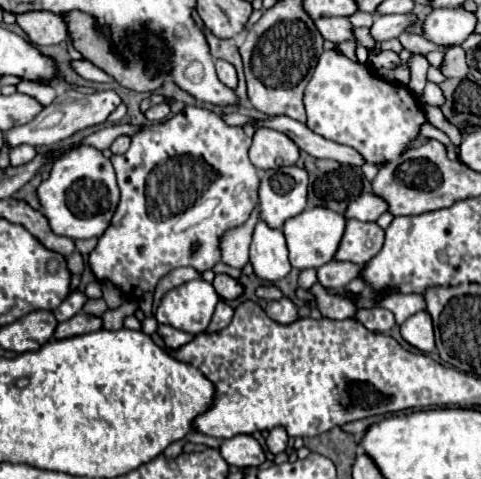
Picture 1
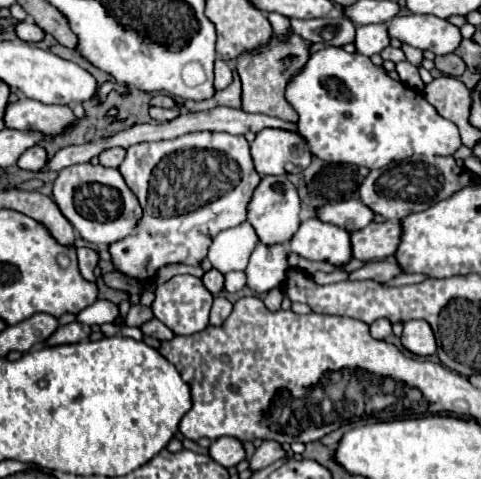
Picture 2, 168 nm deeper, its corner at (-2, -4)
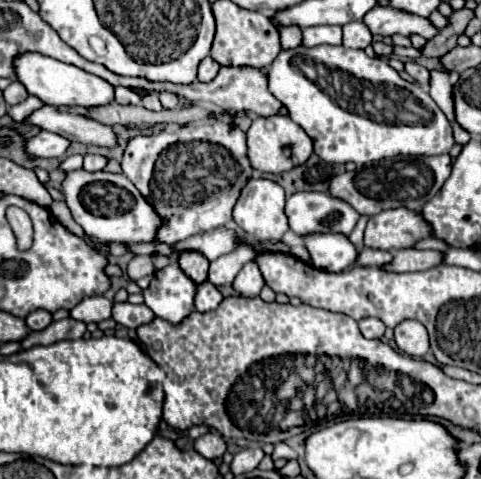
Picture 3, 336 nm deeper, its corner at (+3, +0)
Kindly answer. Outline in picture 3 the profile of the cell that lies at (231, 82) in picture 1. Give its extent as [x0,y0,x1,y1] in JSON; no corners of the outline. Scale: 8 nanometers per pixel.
[198,56,220,82]

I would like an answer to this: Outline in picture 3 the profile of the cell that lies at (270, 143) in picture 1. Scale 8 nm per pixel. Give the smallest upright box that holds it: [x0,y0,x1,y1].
[248,116,312,174]

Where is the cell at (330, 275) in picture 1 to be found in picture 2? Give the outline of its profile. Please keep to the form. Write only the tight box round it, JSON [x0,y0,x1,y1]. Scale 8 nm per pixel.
[349,260,401,282]

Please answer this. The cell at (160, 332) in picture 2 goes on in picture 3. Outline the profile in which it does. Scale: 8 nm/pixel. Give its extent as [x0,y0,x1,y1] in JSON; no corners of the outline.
[112,302,154,330]

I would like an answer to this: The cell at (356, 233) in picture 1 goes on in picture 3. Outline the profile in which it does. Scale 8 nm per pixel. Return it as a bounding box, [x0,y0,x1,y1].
[364,208,434,250]

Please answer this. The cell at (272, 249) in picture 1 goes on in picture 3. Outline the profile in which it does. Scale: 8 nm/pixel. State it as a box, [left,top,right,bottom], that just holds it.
[232,262,264,298]

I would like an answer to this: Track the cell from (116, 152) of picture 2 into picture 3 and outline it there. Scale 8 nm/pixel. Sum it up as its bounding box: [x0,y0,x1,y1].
[82,154,106,172]

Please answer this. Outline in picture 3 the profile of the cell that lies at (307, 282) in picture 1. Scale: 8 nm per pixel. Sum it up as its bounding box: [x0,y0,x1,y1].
[356,248,392,266]

